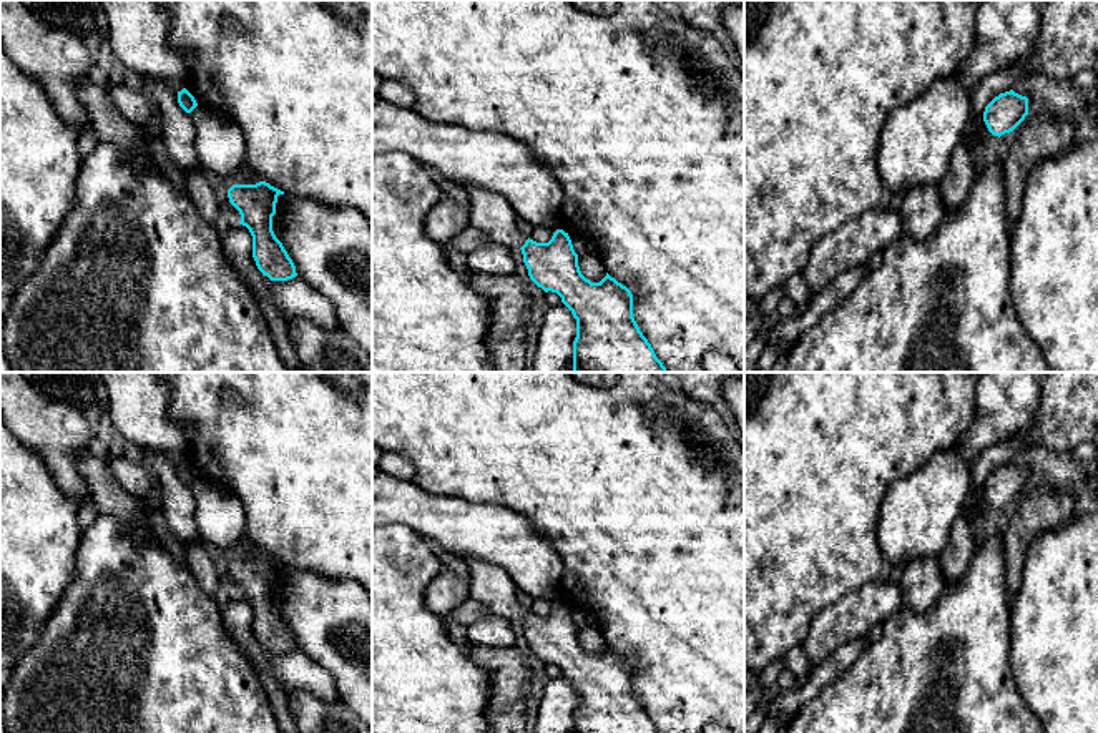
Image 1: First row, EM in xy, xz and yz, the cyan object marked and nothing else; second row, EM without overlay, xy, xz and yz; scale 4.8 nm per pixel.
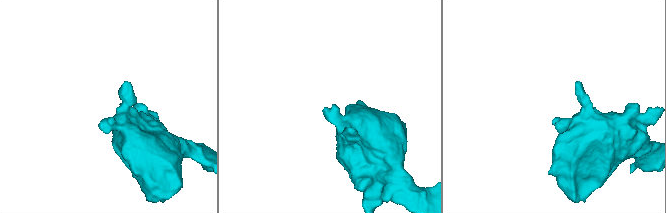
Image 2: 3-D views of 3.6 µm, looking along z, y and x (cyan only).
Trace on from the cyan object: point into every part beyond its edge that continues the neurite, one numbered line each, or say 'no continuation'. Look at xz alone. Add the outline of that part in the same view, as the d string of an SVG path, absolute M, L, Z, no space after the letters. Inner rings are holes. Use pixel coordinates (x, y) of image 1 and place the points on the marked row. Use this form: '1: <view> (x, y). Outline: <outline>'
1: xz (492, 213). Outline: M452 181L452 183L455 183L455 181ZM455 183L455 184L463 188L465 193L468 194L472 226L485 231L492 241L508 246L510 249L520 249L525 244L527 238L520 233L518 226L515 224L515 209L510 206L510 203L503 196L482 189L478 186L467 184L467 183Z

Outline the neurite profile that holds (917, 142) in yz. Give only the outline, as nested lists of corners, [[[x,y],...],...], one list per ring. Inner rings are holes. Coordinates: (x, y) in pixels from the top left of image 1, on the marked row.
[[[945,76],[887,116],[877,168],[882,183],[892,191],[892,211],[900,211],[910,188],[942,181],[965,136],[970,113],[970,93],[955,76]]]

